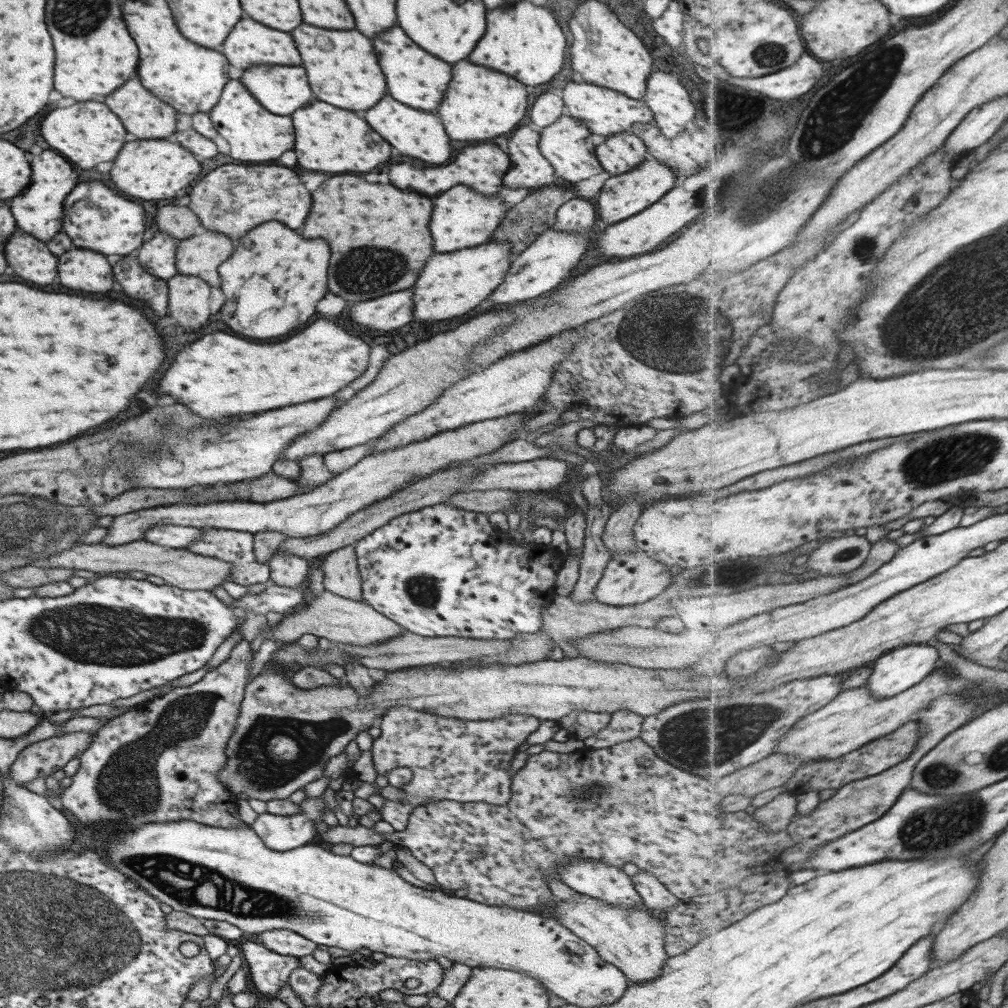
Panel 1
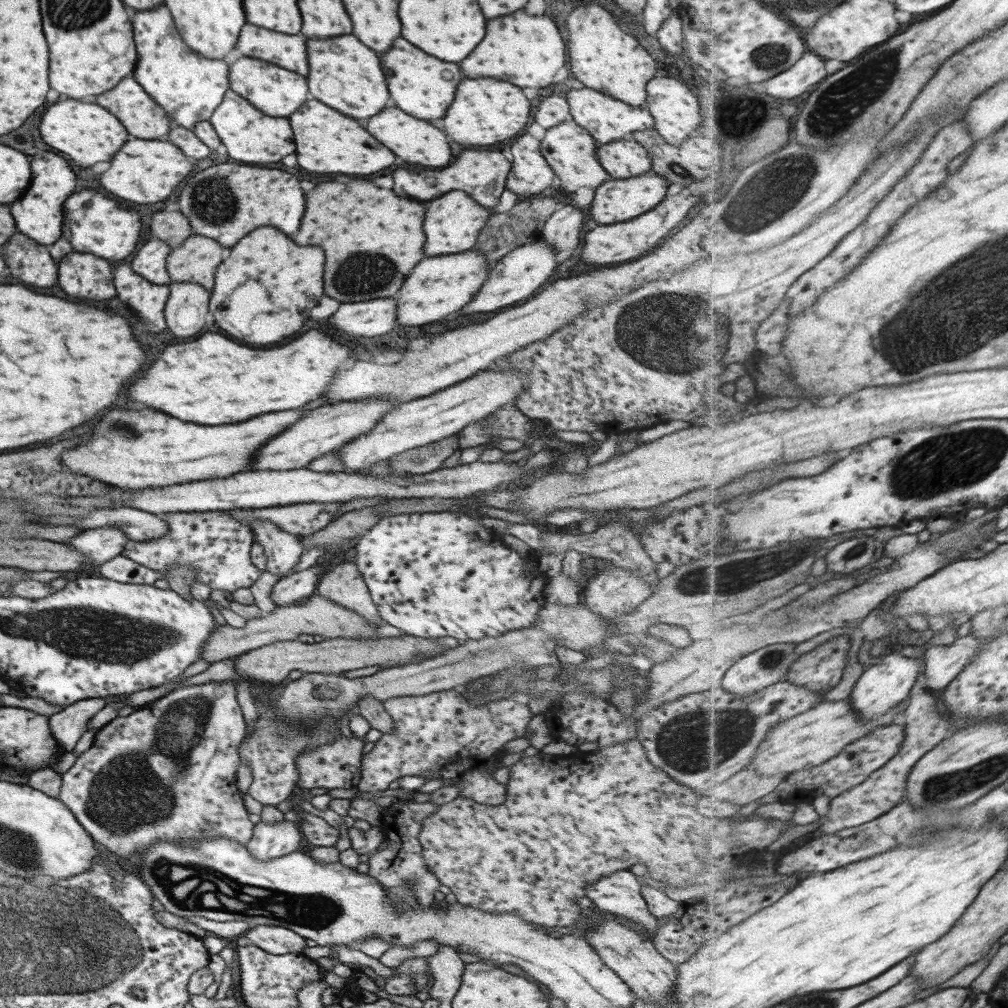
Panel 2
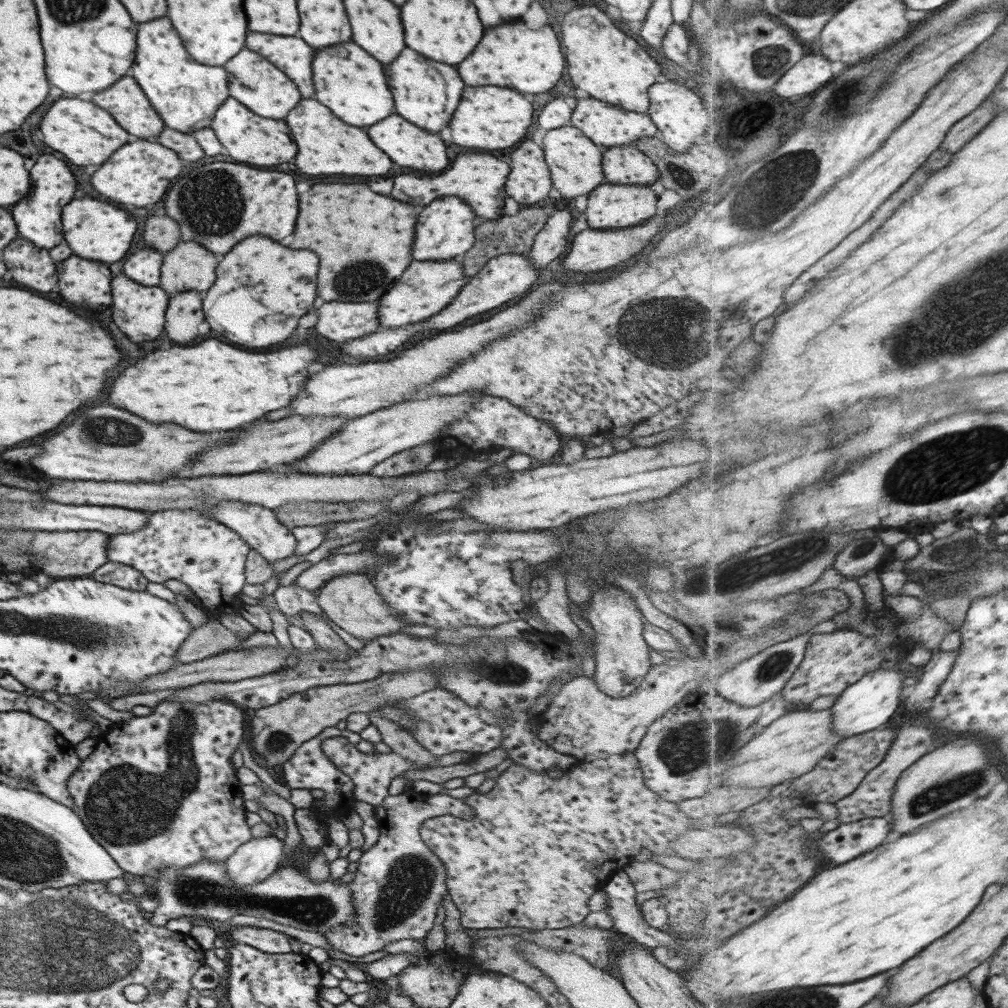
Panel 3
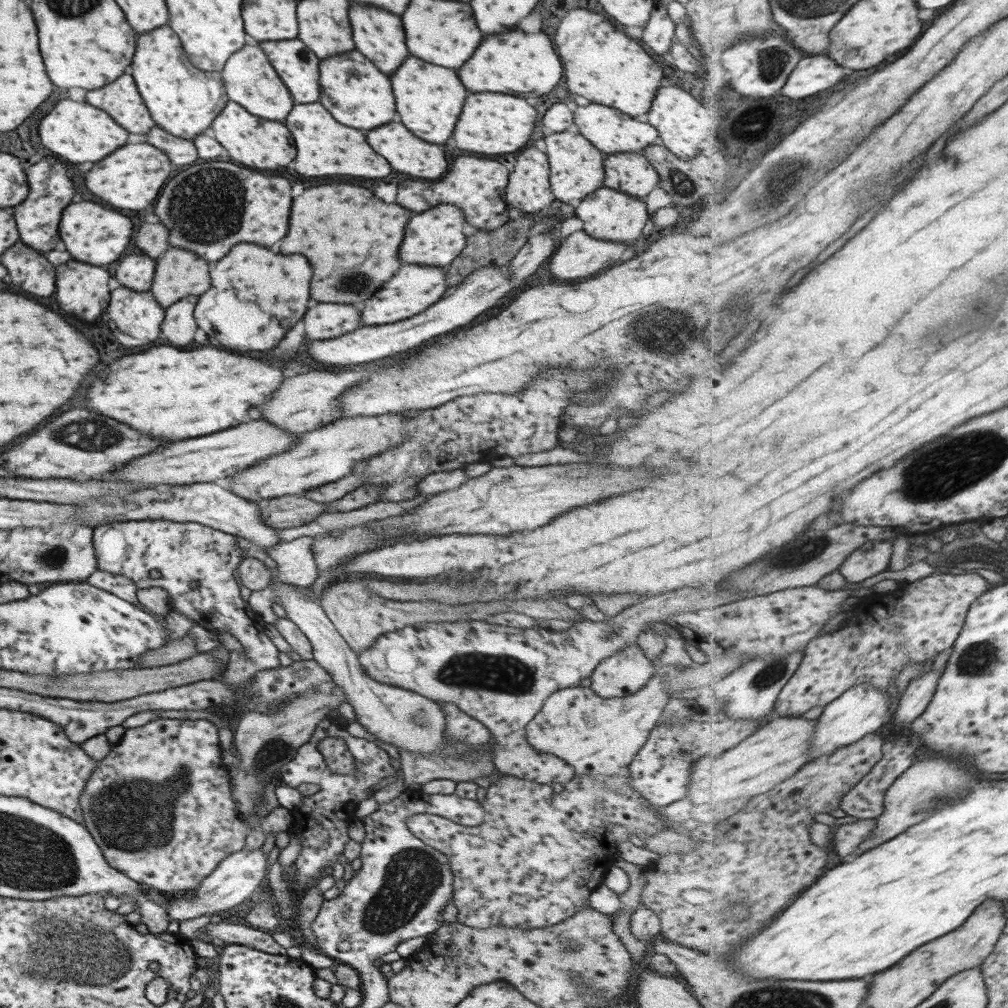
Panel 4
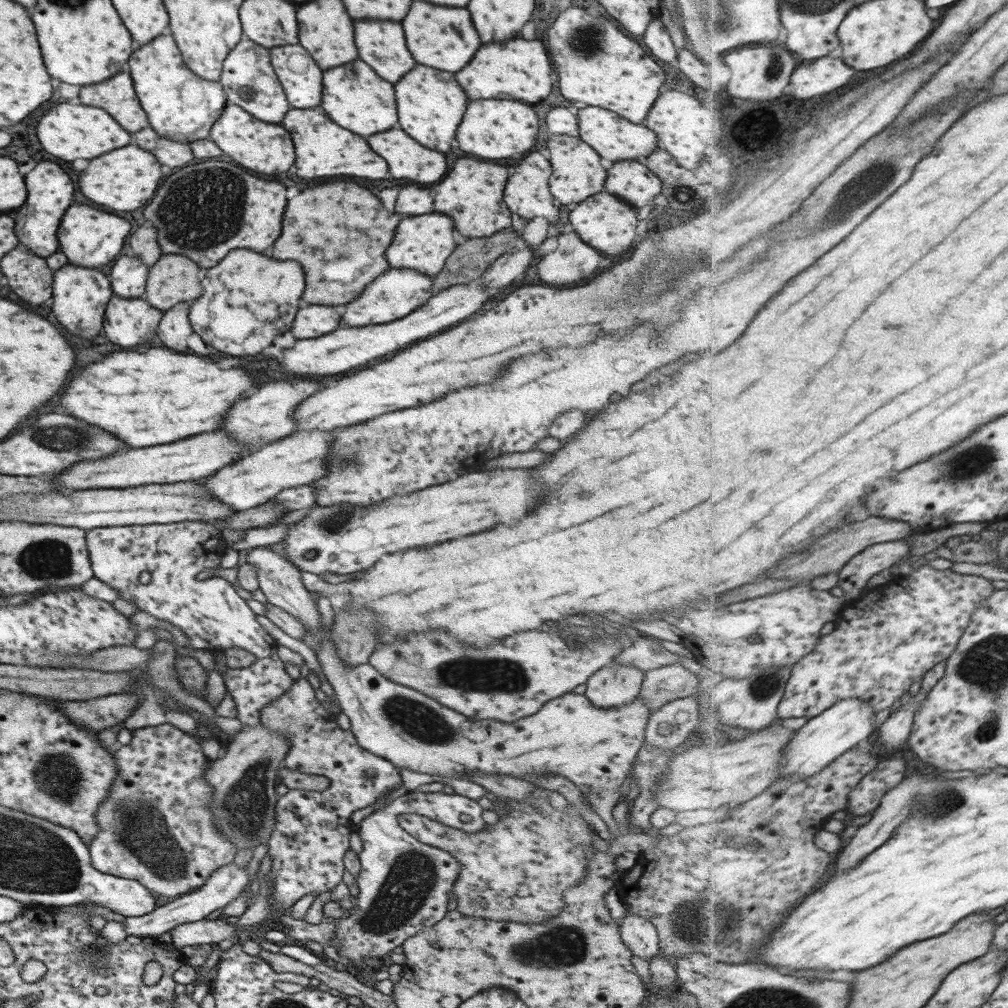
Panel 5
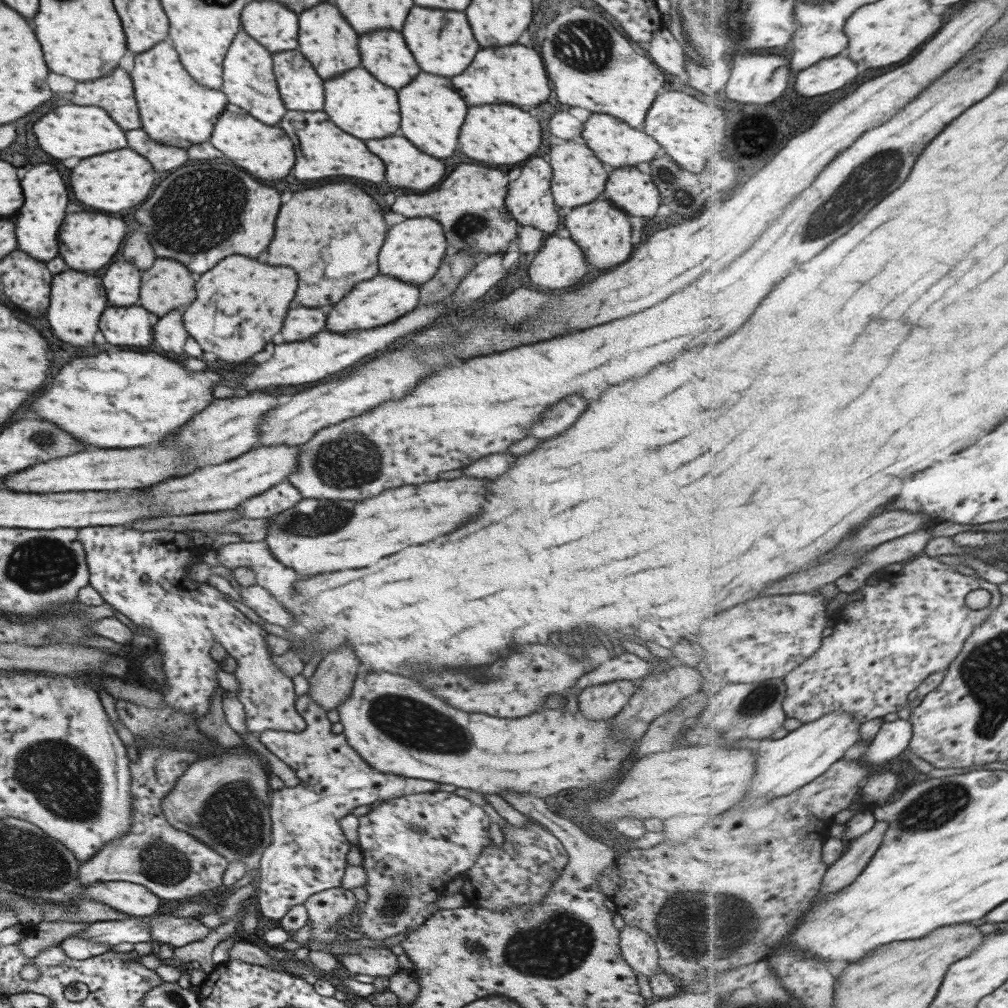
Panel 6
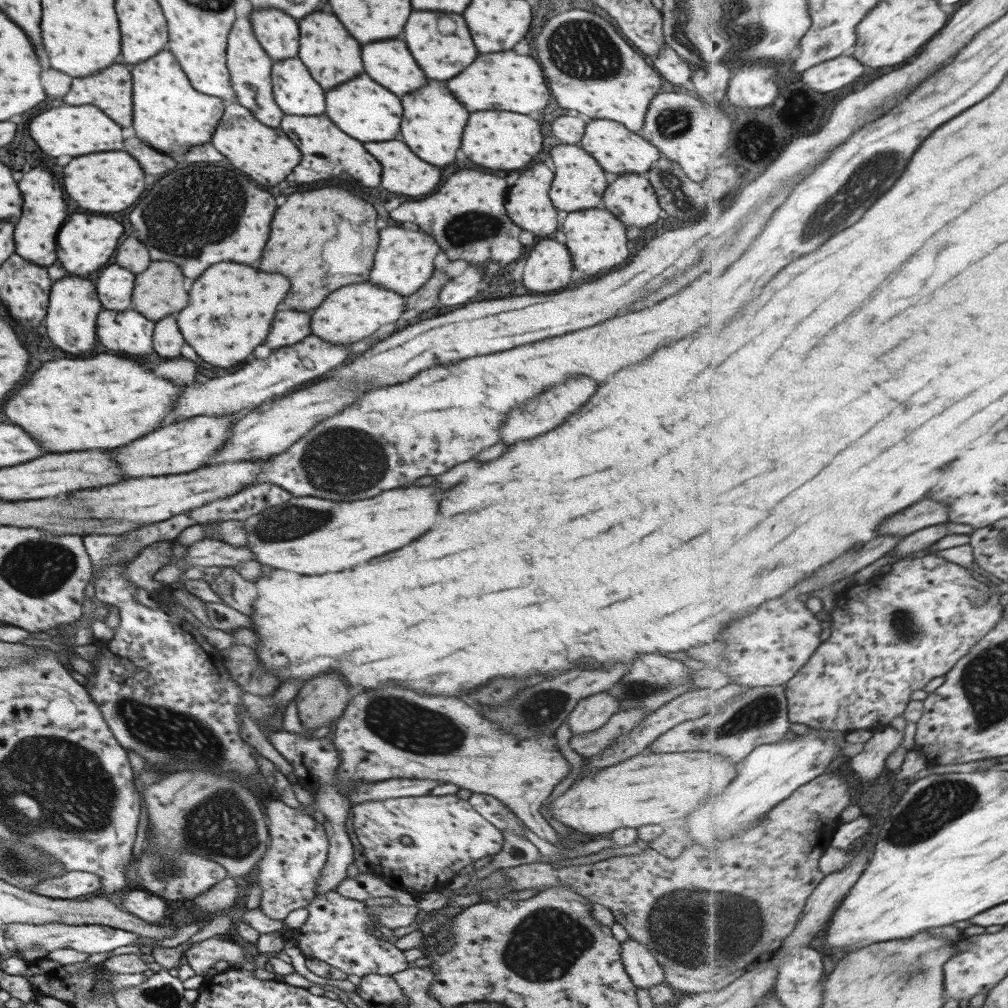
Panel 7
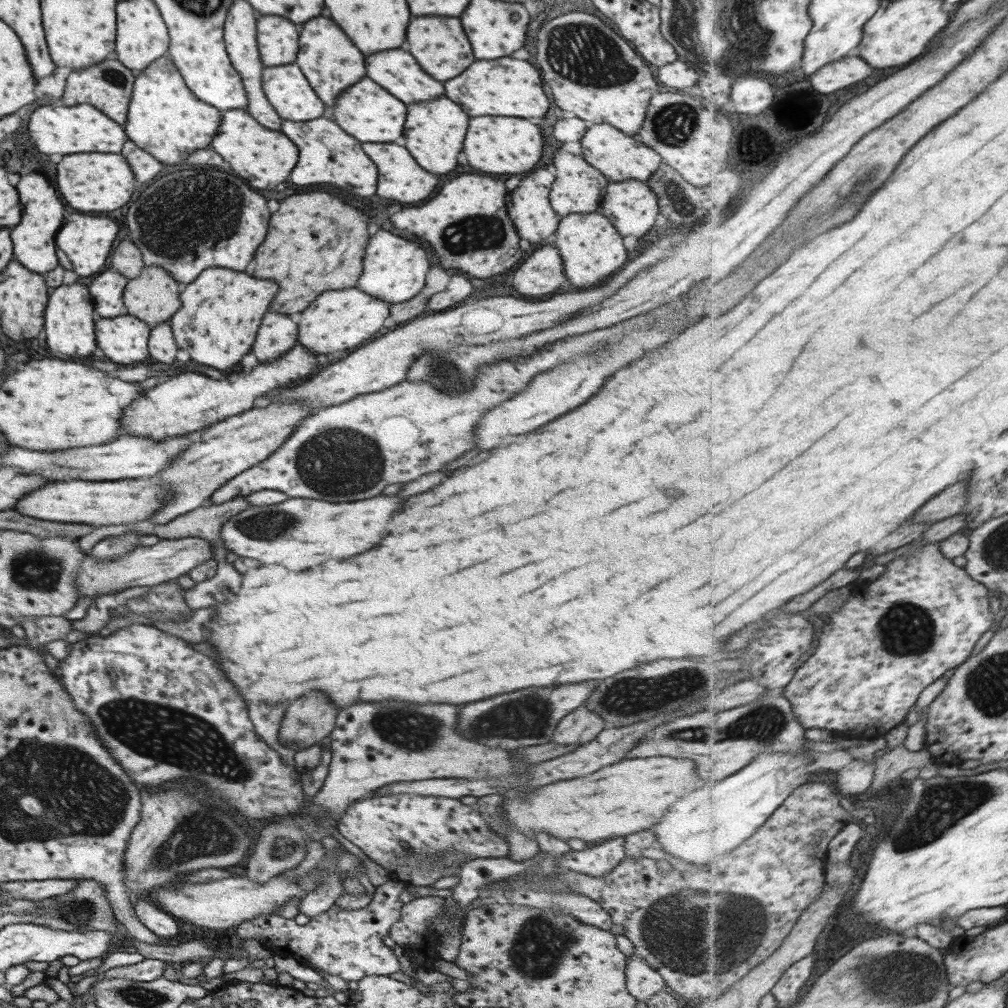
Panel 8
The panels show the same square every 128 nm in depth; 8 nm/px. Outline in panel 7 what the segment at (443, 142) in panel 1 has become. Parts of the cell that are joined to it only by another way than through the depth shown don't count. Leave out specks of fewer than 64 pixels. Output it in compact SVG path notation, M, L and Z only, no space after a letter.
M399 140L365 142L363 148L381 164L381 186L393 194L423 196L429 194L439 184L439 168L415 158L415 154L411 154L411 150Z

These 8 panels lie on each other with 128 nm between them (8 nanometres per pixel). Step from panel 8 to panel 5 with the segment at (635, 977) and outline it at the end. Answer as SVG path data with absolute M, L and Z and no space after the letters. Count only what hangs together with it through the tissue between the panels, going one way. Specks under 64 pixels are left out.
M626 914L618 924L618 936L632 956L651 960L658 956L658 938L649 921L637 915Z

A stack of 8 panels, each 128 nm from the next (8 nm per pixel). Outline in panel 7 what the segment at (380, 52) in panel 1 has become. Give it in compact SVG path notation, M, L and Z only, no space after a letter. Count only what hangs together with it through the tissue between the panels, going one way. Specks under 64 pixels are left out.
M427 80L427 86L423 90L415 90L415 94L405 94L401 98L403 106L403 118L401 118L401 140L415 152L421 160L433 164L433 166L447 166L455 160L455 152L461 142L461 130L467 120L467 110L463 110L461 104L449 94L443 82Z

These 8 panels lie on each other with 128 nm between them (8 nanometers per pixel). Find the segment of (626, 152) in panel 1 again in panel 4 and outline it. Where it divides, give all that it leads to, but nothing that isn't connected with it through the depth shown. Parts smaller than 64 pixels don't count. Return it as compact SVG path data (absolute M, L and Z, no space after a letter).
M640 152L615 153L602 160L603 187L643 199L659 182L656 170Z

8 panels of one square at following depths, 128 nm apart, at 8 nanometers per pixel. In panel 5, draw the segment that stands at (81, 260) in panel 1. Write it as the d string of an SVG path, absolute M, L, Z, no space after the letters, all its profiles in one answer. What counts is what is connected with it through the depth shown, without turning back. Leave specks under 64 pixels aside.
M65 264L59 270L55 270L51 288L53 288L51 312L55 314L55 318L63 330L83 336L83 338L91 338L101 330L105 305L113 295L109 279L101 273L101 270Z

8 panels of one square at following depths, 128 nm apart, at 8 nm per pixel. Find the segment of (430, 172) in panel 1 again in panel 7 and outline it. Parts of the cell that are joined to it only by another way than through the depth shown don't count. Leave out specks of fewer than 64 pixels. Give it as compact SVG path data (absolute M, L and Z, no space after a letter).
M457 170L453 172L435 194L423 198L423 200L409 200L399 204L389 212L389 216L397 222L413 222L419 228L427 230L427 234L433 236L433 240L439 244L439 250L443 251L448 260L465 260L469 265L483 265L484 268L489 262L497 262L502 270L508 270L521 254L522 244L519 242L518 234L521 229L508 216L505 216L505 194L507 184L503 178L479 172L479 170Z

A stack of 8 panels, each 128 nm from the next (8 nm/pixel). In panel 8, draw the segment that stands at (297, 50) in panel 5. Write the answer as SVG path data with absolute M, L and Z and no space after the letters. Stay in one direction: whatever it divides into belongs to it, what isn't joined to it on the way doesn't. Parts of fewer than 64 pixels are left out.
M294 62L264 67L261 86L281 120L310 121L323 116L323 104Z

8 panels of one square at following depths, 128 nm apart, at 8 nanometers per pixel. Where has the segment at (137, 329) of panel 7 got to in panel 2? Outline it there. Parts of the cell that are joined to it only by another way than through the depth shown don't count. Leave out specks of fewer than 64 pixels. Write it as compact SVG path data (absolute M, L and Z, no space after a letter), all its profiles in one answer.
M121 264L113 272L113 284L117 290L117 298L127 304L135 316L137 324L147 332L161 332L163 309L168 297L168 285L156 285L139 274L133 274L127 264Z

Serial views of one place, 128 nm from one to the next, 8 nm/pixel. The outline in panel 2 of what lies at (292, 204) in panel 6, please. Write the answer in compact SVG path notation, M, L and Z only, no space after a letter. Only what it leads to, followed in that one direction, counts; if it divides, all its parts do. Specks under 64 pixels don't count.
M367 180L321 182L311 190L311 194L305 192L305 214L301 218L297 234L293 236L293 242L299 246L313 244L325 252L323 290L329 298L335 298L339 302L365 302L373 298L387 298L399 290L403 278L423 258L423 214L425 210L419 202L399 198L391 190L377 188Z

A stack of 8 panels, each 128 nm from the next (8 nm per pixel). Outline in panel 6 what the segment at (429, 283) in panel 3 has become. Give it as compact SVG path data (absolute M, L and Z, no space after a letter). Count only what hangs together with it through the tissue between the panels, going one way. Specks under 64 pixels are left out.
M377 274L371 280L359 282L351 292L347 292L329 312L327 312L327 324L325 328L329 332L337 334L351 332L355 328L375 328L393 322L396 318L411 312L419 305L420 286L397 280L397 278Z

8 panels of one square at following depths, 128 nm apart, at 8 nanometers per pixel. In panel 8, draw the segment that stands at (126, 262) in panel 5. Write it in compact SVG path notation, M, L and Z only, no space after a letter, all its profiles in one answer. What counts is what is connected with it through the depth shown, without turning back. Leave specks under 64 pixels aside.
M111 269L96 274L89 285L93 314L96 318L113 318L127 315L122 301L122 292L128 278Z

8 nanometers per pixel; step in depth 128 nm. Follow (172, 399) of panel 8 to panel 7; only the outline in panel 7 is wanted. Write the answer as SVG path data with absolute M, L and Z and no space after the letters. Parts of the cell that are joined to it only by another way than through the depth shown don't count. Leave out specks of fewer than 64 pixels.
M307 336L301 342L293 346L285 346L279 350L273 350L271 356L265 360L253 360L245 364L243 368L235 370L233 374L221 376L221 378L211 378L201 384L185 384L185 390L181 392L177 406L173 408L173 418L191 418L191 416L201 415L228 415L237 413L243 409L251 410L260 405L267 398L277 396L287 392L293 386L299 386L307 382L309 378L319 378L325 372L331 375L342 367L348 360L347 356L351 354L352 343L333 346L330 342L323 342L315 336Z

